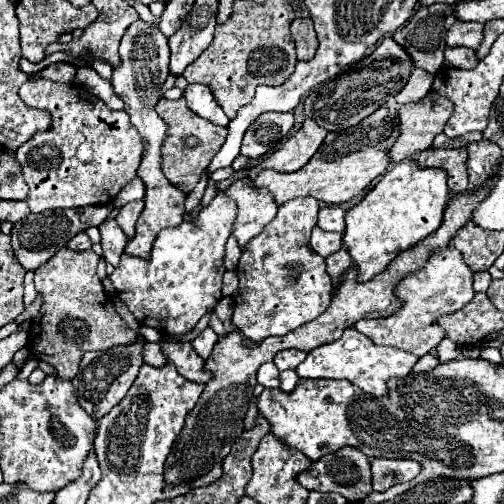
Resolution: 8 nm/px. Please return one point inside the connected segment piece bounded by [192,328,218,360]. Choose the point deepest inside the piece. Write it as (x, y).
(205, 342)

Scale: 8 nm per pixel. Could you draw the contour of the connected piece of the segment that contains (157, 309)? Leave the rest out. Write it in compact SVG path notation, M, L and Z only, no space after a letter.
M218 192L214 200L200 210L196 220L182 222L176 228L164 228L154 242L150 260L122 254L110 280L120 300L140 324L164 334L168 332L170 336L184 336L208 310L216 308L222 298L222 274L226 272L224 246L232 234L236 210L236 204L226 192Z

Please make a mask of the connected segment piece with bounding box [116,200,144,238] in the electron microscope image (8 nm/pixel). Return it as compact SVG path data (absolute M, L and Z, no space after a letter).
M136 200L136 202L128 202L116 216L116 222L120 224L120 228L128 238L134 238L134 226L142 210L144 210L144 200Z

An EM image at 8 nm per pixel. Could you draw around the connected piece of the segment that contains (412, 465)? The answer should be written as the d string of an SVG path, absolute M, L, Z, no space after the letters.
M374 458L372 460L372 486L376 492L384 492L394 482L410 482L418 476L420 464L414 460L386 460Z

